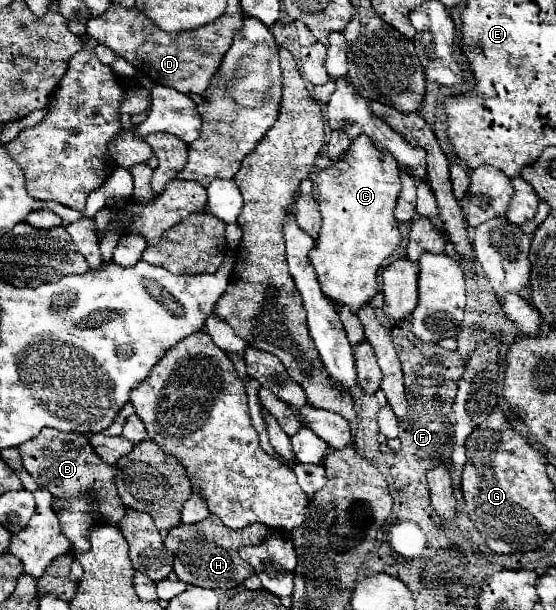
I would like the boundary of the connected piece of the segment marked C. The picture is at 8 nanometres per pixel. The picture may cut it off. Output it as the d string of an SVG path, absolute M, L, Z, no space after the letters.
M358 135L352 147L342 155L340 163L334 163L318 173L318 201L322 213L322 229L316 247L310 251L310 261L316 269L322 291L334 301L348 305L354 313L368 303L378 291L378 269L384 259L392 255L400 243L398 223L394 219L396 197L400 193L400 169L390 153L382 153L374 147L370 137Z

